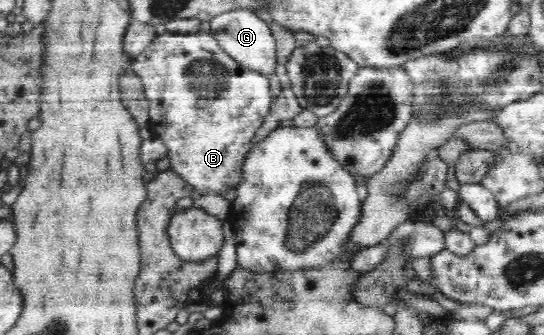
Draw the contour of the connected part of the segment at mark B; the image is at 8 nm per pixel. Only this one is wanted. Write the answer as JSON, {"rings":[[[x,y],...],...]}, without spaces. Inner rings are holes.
{"rings":[[[196,31],[191,34],[174,34],[166,32],[156,37],[152,46],[140,57],[136,57],[133,62],[133,72],[144,84],[144,93],[147,97],[150,120],[148,127],[151,129],[154,137],[162,140],[167,147],[166,157],[170,159],[171,170],[175,171],[188,185],[195,188],[195,191],[201,194],[218,194],[222,191],[228,191],[229,188],[236,188],[242,183],[242,171],[245,156],[252,149],[252,137],[256,131],[264,125],[266,117],[271,110],[274,98],[270,95],[270,80],[266,81],[266,99],[248,99],[248,105],[222,105],[220,103],[220,93],[228,87],[230,75],[226,73],[232,69],[240,69],[240,77],[254,73],[254,70],[248,71],[248,68],[236,62],[230,55],[226,55],[221,50],[216,39],[212,37],[209,31]],[[198,59],[198,81],[196,89],[200,97],[192,97],[192,89],[188,87],[184,73],[194,73],[194,61]]]}

